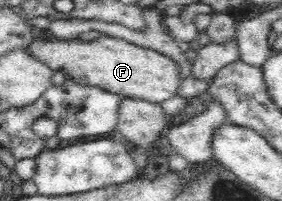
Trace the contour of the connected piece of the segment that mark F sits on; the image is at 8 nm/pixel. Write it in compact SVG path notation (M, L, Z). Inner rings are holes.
M105 35L92 41L35 38L28 47L29 54L54 71L56 78L97 86L123 98L142 99L156 104L178 95L181 79L178 67L171 58L119 38Z

